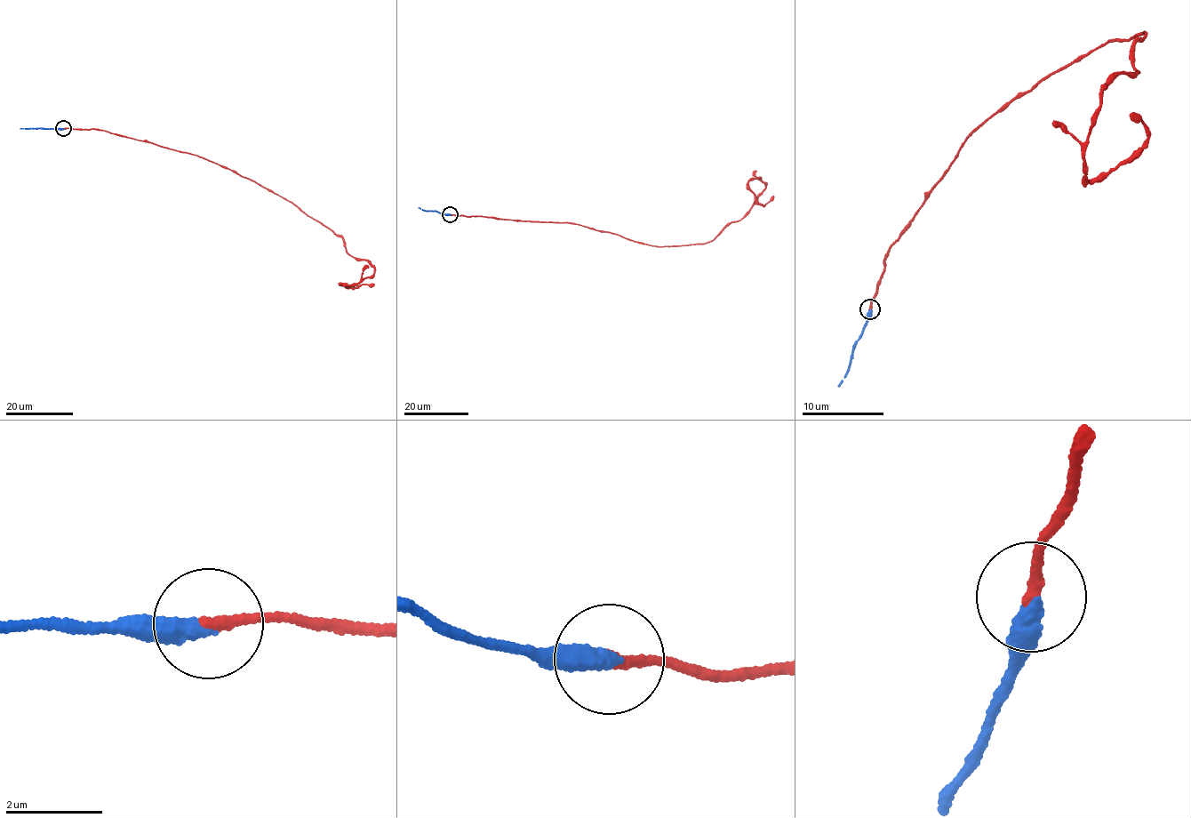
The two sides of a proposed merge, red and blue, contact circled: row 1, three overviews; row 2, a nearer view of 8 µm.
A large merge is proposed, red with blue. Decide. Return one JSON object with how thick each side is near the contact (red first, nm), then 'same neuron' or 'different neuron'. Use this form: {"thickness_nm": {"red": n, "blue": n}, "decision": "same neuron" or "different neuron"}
{"thickness_nm": {"red": 240, "blue": 400}, "decision": "same neuron"}

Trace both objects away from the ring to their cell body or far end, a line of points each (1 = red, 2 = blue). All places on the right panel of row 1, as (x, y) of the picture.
1: (870, 310), (888, 250), (969, 136), (1145, 32), (1139, 71), (1103, 91), (1090, 181), (1148, 141), (1130, 115)
2: (870, 310), (839, 386)

